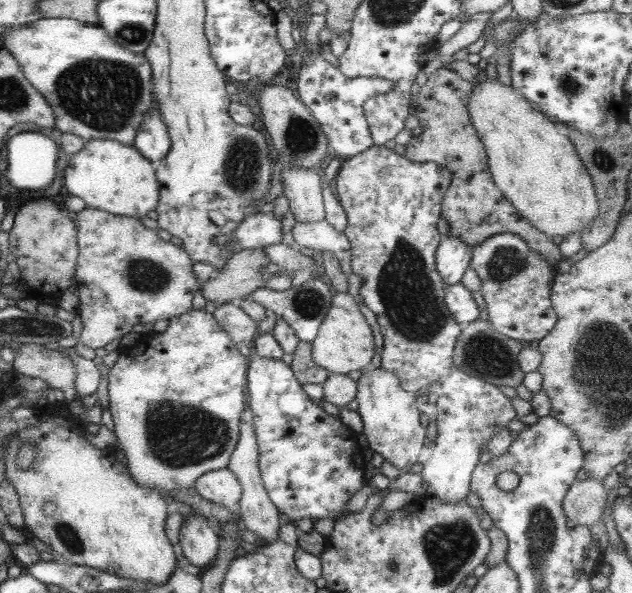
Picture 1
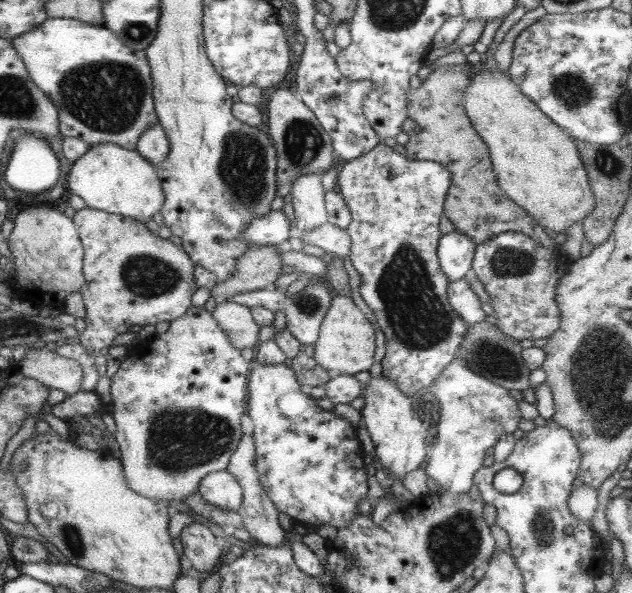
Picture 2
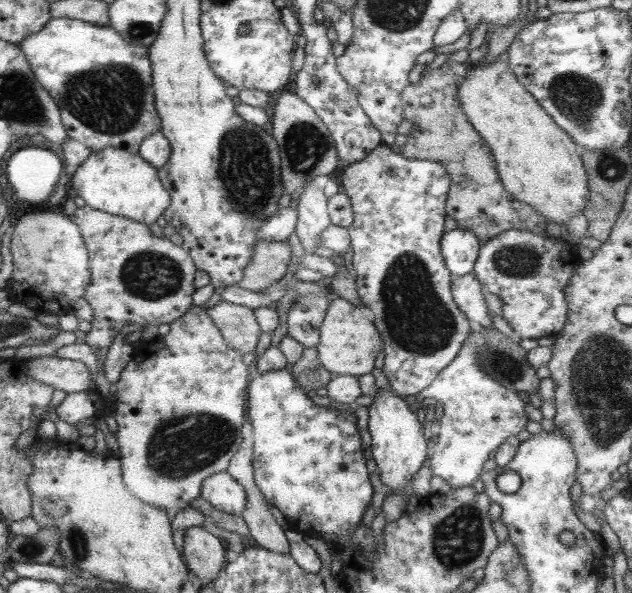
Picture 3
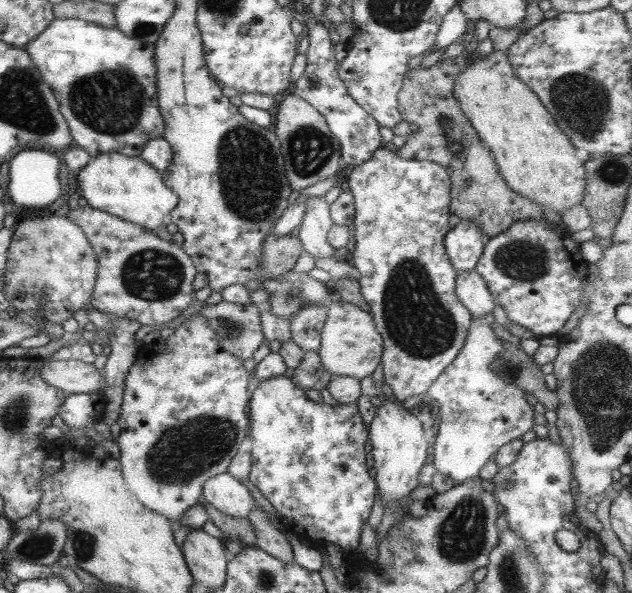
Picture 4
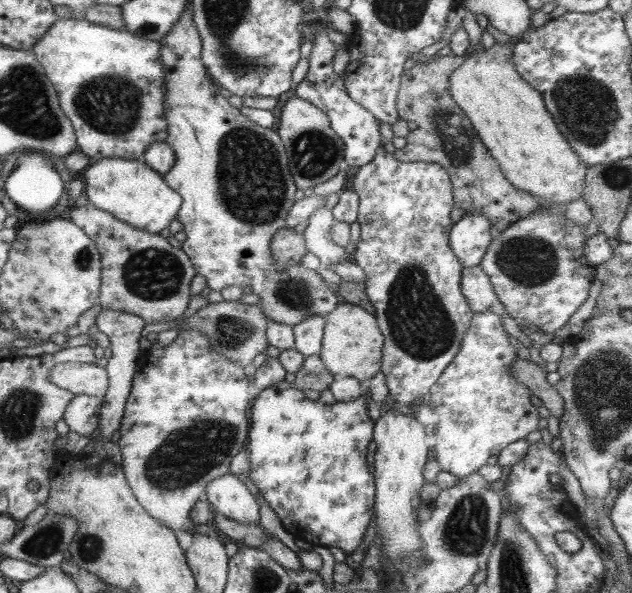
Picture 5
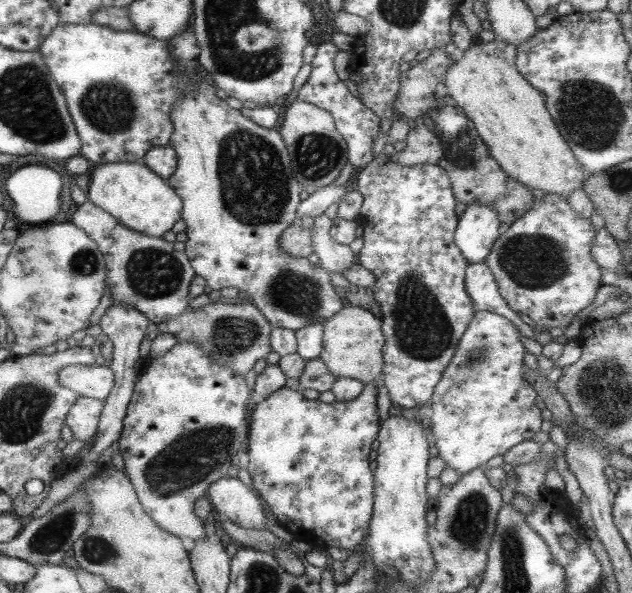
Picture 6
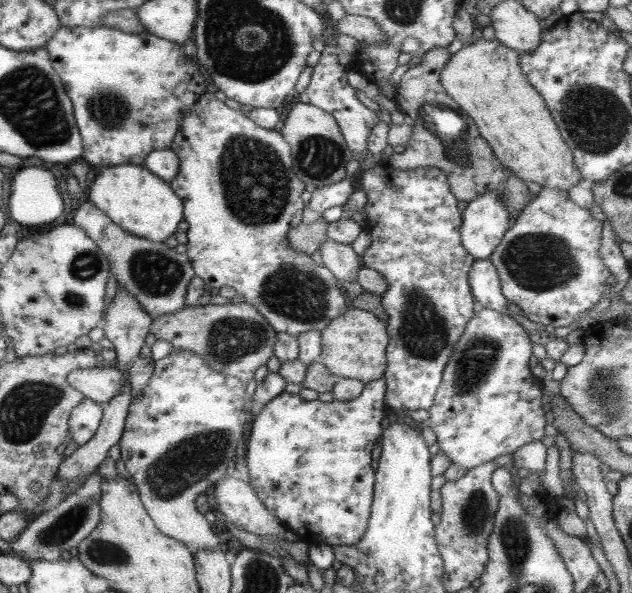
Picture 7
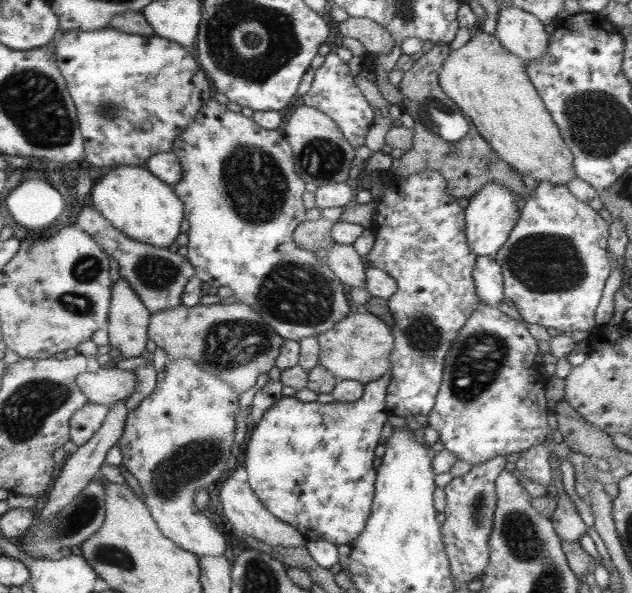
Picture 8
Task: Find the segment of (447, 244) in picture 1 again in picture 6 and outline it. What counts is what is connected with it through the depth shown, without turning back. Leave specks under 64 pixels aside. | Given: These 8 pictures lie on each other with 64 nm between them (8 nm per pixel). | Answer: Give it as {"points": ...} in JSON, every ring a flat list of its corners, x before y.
{"points":[[486,202,466,206,458,217,453,236,454,245,469,264,484,262,491,245,499,236,500,222,494,210]]}

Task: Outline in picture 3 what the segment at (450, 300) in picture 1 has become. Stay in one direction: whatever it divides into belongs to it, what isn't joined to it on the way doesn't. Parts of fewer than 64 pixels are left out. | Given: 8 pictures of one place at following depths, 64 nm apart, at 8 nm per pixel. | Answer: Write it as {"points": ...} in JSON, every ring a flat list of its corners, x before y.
{"points":[[472,273,453,278,451,281,451,299,457,309,465,315,472,326,491,326,491,316,488,316,481,285]]}

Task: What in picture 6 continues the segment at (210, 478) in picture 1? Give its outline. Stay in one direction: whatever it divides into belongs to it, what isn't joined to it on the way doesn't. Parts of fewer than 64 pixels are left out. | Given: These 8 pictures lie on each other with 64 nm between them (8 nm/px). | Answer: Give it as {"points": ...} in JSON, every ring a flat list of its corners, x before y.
{"points":[[233,473,212,482,206,491,213,510,221,516,245,529,264,529,266,519,256,493]]}

